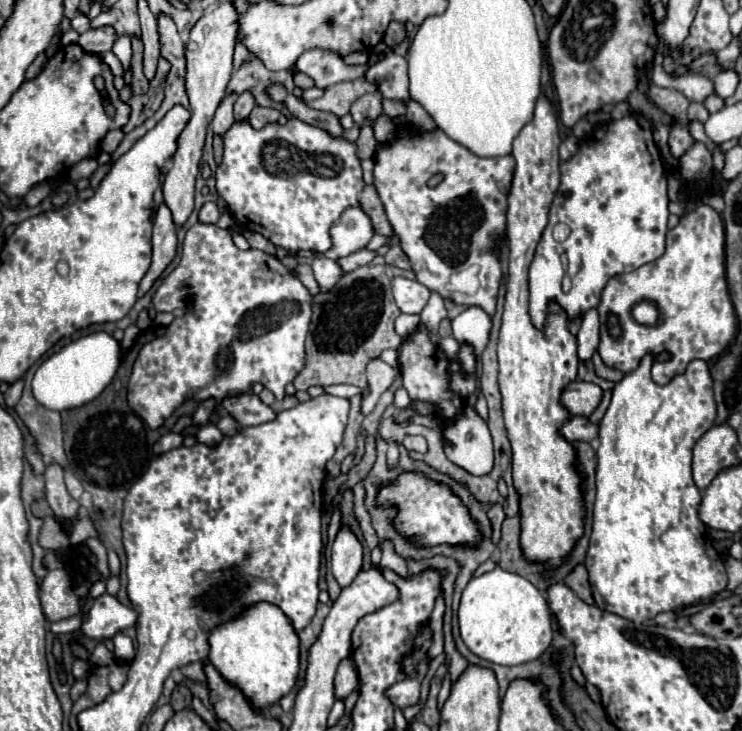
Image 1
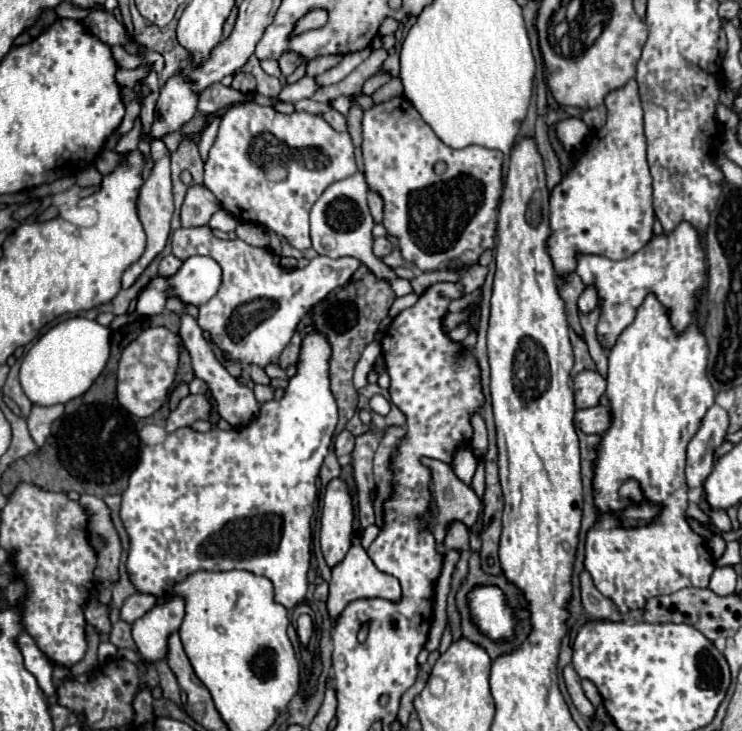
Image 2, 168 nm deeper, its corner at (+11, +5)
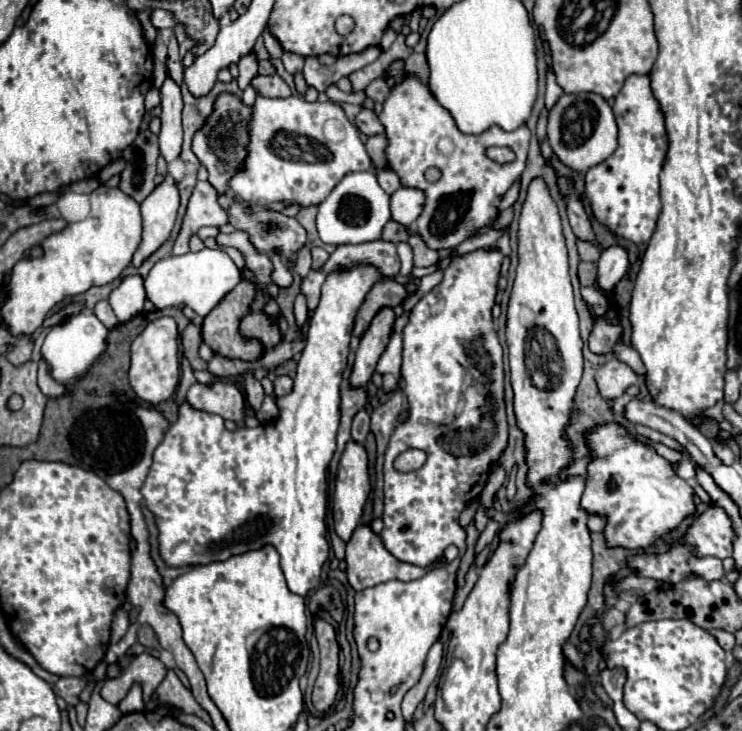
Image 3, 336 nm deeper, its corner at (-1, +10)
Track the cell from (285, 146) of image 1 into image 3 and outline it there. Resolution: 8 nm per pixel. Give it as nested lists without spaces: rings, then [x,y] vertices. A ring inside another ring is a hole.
[[[256,96],[248,122],[248,138],[246,158],[228,182],[228,188],[244,202],[318,206],[344,174],[372,168],[360,132],[348,122],[340,104],[334,102],[306,102],[300,96]]]

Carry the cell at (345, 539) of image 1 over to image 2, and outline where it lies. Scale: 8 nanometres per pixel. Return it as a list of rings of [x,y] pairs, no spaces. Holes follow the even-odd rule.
[[[336,477],[328,483],[322,507],[320,545],[328,567],[334,567],[344,559],[350,549],[350,533],[354,521],[352,497],[344,479]]]

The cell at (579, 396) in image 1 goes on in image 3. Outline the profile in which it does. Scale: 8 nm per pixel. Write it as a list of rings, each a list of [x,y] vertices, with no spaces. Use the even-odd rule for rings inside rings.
[[[610,358],[596,372],[598,390],[600,390],[602,398],[606,398],[606,400],[614,400],[614,398],[622,396],[626,392],[626,388],[636,382],[638,382],[636,372],[628,364],[620,362],[616,358]]]

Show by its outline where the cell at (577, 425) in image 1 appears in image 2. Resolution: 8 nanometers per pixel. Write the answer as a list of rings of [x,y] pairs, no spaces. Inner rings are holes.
[[[590,407],[590,409],[580,409],[576,411],[576,425],[584,433],[604,433],[610,427],[610,407]]]

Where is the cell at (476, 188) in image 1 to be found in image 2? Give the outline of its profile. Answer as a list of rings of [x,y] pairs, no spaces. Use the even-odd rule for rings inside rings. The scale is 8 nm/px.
[[[404,95],[392,97],[390,101],[366,109],[362,129],[366,183],[384,199],[384,227],[390,235],[396,235],[400,239],[398,249],[402,251],[402,257],[414,263],[420,271],[478,263],[478,257],[488,247],[494,247],[498,199],[502,193],[504,153],[480,145],[468,145],[464,149],[452,149],[444,145]],[[438,161],[446,163],[446,171],[442,175],[434,173],[434,165]]]

